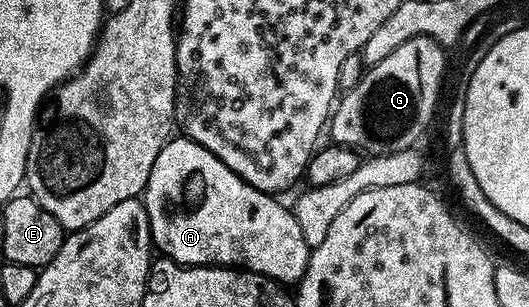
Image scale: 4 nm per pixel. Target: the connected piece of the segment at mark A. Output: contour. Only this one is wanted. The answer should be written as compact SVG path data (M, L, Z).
M171 138L166 141L166 145L160 150L160 154L156 154L156 162L152 162L152 174L148 174L148 182L146 183L146 191L144 193L144 203L148 210L148 218L150 219L150 239L153 247L158 248L163 257L172 259L178 264L188 264L191 266L237 266L252 272L259 272L261 276L267 276L269 280L277 282L279 285L290 286L297 285L301 280L304 270L310 261L310 253L312 249L308 246L308 242L304 242L304 234L300 234L300 222L296 222L293 211L289 207L286 208L281 204L281 199L275 198L271 193L262 192L258 188L253 188L246 180L242 180L228 166L224 166L224 162L220 162L220 158L216 158L216 154L212 154L204 146L200 146L189 138Z

